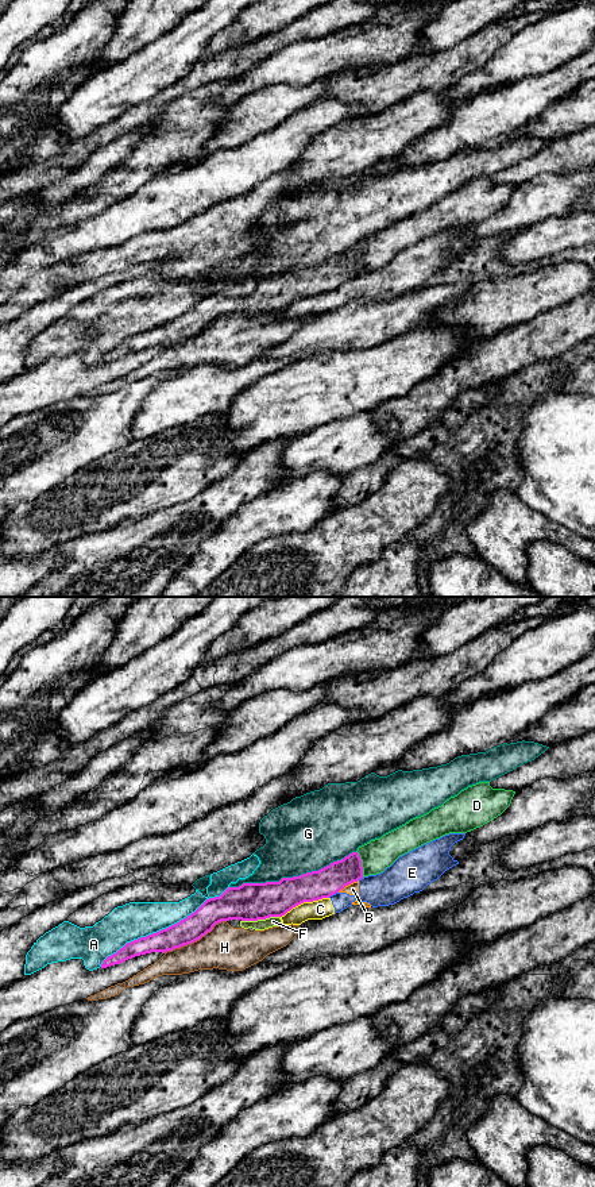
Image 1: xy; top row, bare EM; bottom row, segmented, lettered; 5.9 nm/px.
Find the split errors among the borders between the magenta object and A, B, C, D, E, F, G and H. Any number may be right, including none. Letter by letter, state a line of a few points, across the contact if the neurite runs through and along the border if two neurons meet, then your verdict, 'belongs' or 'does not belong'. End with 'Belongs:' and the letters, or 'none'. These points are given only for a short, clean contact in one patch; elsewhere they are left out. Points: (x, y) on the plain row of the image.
A: does not belong
B: line xy (358, 274), (337, 286); does not belong
C: does not belong
D: does not belong
E: does not belong
F: does not belong
G: does not belong
H: does not belong
Belongs: none

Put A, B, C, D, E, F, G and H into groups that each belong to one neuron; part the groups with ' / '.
A / B C E / D / F H / G

